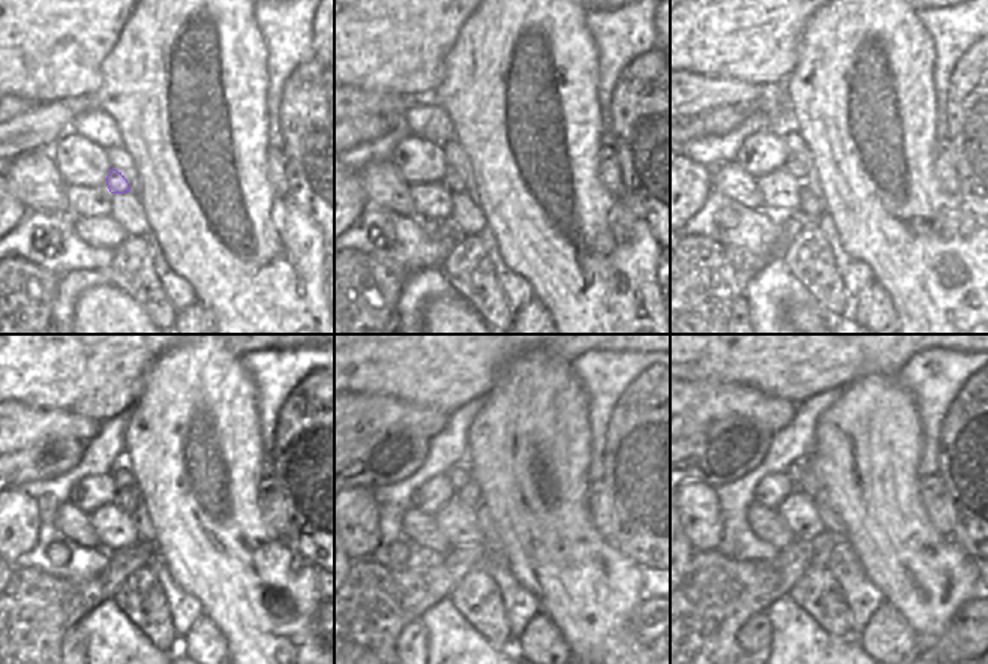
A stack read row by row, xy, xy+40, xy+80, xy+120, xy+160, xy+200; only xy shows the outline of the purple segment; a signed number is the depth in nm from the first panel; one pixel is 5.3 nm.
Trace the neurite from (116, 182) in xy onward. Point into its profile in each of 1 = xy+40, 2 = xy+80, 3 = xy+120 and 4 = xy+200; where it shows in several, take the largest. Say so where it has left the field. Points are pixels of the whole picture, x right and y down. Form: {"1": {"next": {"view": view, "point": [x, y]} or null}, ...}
{"1": {"next": {"view": "xy+40", "point": [453, 180]}}, "2": {"next": {"view": "xy+80", "point": [796, 168]}}, "3": {"next": {"view": "xy+120", "point": [128, 499]}}, "4": {"next": {"view": "xy+200", "point": [808, 484]}}}

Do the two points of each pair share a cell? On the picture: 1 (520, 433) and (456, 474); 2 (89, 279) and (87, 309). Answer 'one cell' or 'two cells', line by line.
1: two cells
2: two cells

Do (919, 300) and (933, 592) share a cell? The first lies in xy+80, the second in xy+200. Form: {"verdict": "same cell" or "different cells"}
{"verdict": "same cell"}

